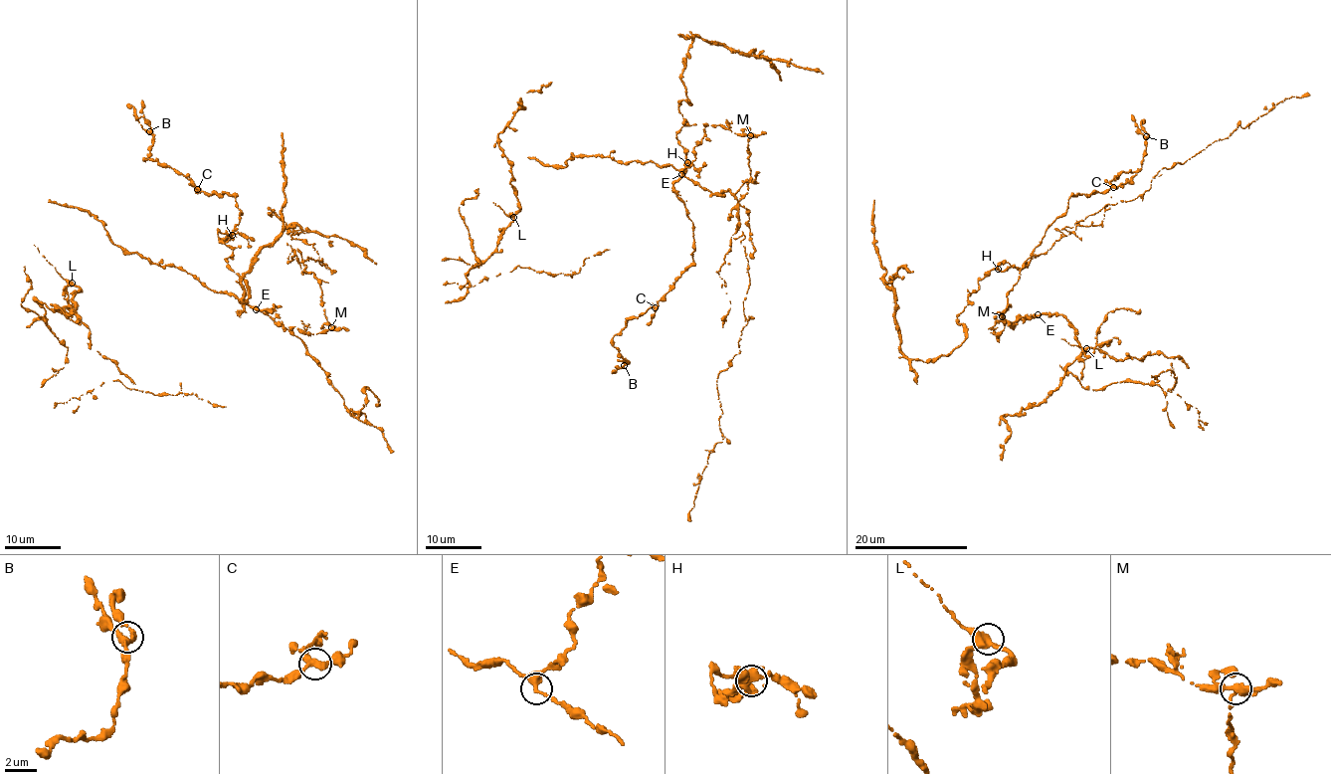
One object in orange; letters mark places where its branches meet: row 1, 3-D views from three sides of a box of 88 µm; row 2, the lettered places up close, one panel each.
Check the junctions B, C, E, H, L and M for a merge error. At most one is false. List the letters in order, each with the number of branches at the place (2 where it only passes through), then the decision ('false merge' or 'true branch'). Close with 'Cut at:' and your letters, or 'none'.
B: 3 branches meet; true branch
C: 3 branches meet; true branch
E: 3 branches meet; true branch
H: 3 branches meet; true branch
L: 3 branches meet; true branch
M: 3 branches meet; false merge
Cut at: M

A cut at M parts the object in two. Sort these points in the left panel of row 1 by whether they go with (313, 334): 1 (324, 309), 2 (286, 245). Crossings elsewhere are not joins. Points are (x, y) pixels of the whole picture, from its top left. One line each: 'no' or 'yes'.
1: no
2: no

